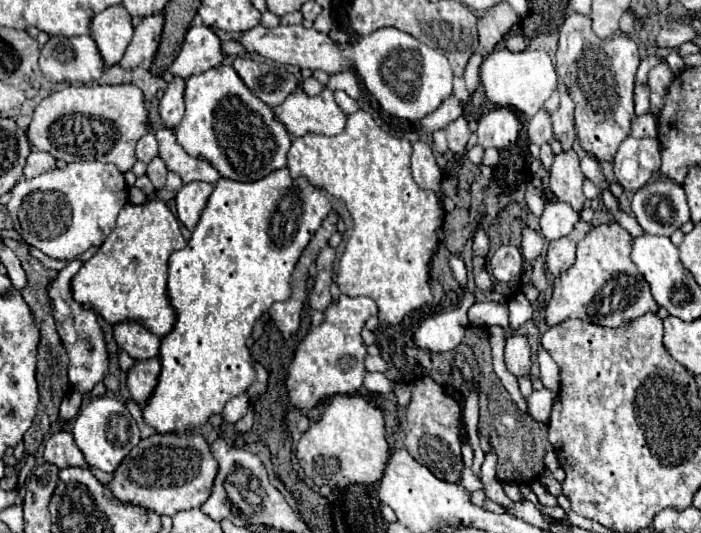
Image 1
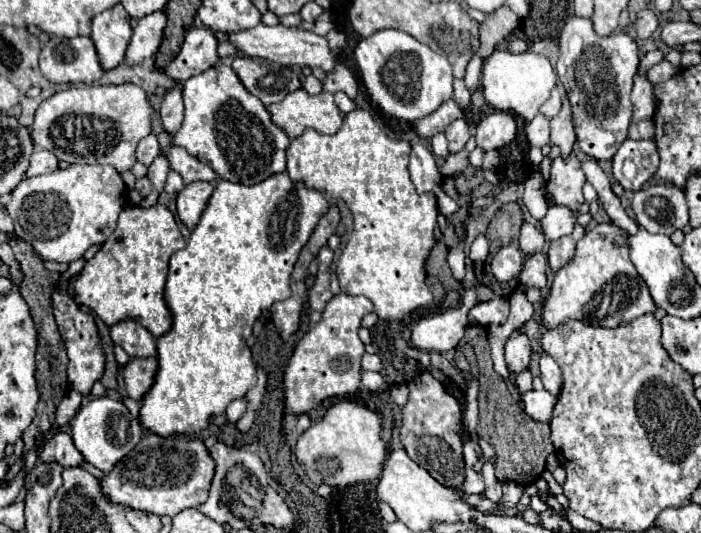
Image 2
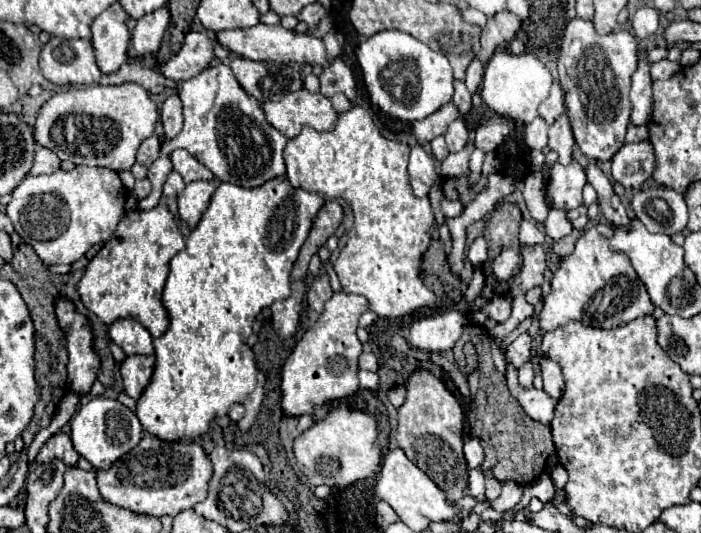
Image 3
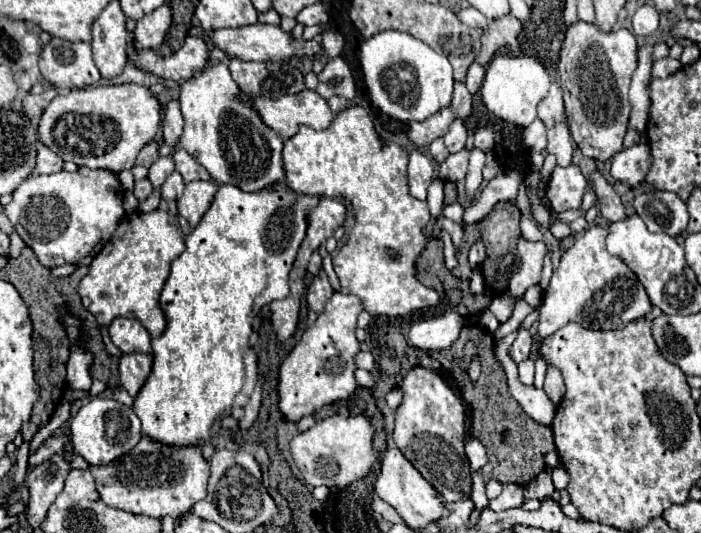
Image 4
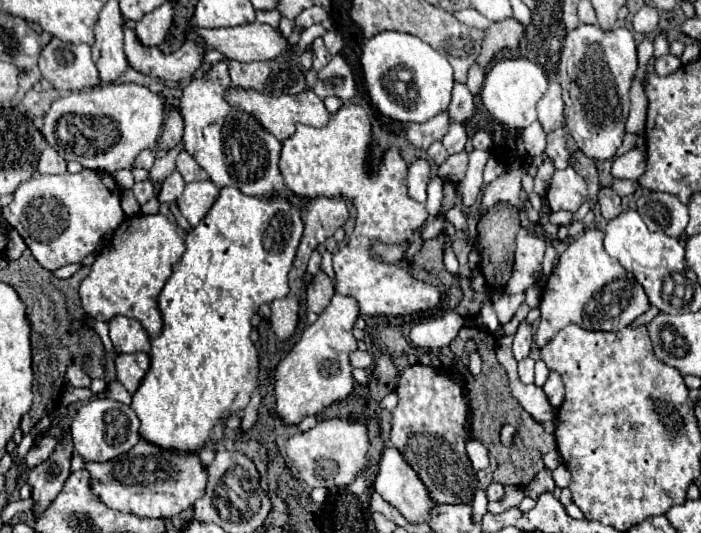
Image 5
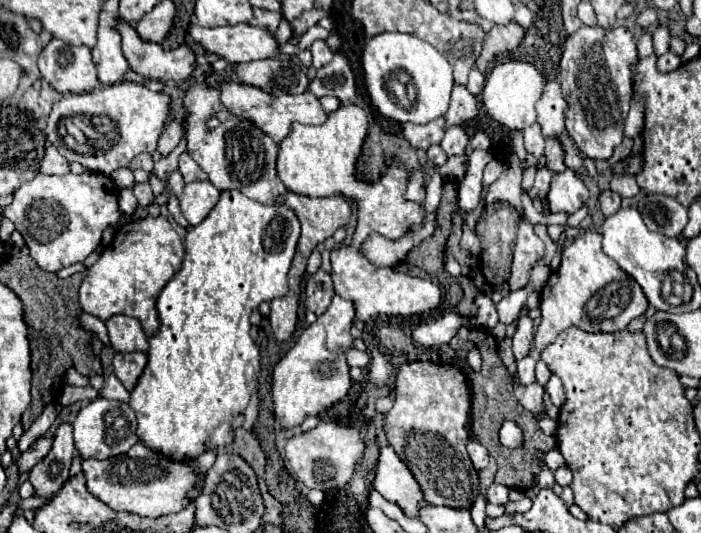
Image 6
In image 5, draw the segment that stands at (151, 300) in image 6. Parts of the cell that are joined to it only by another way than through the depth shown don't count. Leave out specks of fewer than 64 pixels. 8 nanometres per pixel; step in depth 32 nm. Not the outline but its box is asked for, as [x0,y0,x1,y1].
[80,214,184,338]

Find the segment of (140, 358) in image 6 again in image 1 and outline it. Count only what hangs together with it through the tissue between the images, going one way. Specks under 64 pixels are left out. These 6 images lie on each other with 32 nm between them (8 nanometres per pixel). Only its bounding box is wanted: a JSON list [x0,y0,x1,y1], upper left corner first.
[128,358,160,406]

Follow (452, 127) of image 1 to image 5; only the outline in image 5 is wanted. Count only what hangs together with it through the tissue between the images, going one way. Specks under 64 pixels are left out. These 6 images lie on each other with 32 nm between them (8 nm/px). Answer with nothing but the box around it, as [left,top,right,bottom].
[442,122,468,154]

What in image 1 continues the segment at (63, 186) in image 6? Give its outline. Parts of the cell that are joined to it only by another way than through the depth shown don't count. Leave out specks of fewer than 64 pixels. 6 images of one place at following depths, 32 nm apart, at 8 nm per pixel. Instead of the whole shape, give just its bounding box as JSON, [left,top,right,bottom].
[8,162,128,260]

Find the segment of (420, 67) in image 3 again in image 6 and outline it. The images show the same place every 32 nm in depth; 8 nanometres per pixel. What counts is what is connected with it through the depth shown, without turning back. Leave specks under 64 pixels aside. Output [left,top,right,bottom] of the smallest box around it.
[364,32,454,124]

